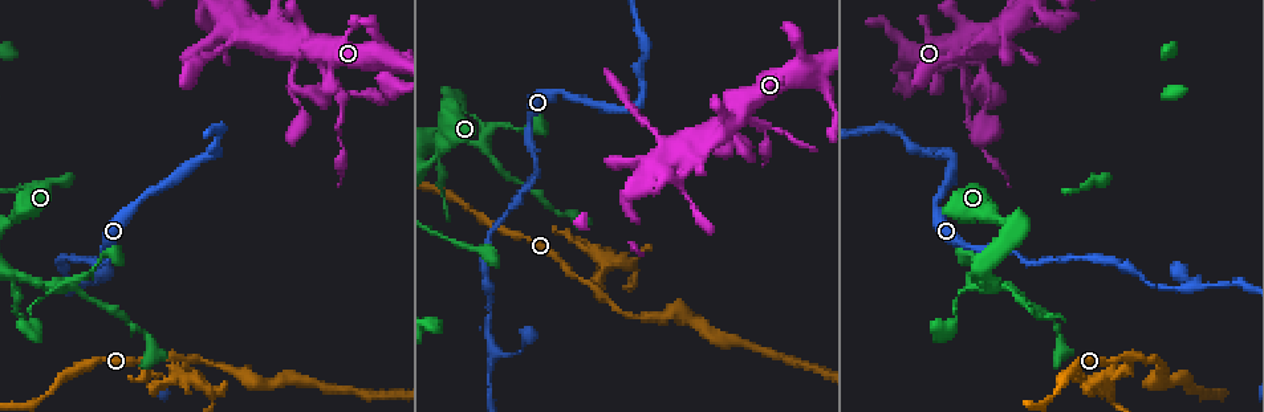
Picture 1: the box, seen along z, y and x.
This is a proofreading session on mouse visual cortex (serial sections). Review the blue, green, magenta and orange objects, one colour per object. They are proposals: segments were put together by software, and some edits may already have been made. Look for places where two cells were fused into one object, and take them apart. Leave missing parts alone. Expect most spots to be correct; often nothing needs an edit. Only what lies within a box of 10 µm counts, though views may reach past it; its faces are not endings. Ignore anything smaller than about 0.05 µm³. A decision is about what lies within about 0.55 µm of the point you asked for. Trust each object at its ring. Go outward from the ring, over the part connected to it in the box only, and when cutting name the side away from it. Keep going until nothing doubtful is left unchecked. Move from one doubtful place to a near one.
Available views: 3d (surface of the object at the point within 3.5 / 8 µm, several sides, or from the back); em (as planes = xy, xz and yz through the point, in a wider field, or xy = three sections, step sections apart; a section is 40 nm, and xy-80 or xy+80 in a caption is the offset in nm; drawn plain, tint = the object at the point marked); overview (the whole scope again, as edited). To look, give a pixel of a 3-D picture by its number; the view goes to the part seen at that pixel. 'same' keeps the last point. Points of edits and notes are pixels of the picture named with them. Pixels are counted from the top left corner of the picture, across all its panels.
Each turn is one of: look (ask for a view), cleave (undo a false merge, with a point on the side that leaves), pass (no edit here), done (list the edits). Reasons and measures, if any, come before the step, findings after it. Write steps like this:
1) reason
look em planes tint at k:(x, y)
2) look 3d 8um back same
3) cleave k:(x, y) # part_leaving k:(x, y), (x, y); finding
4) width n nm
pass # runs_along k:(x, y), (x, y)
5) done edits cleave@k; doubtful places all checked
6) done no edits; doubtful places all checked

four arms meet
look 3d 3.5um at 1:(991, 284)

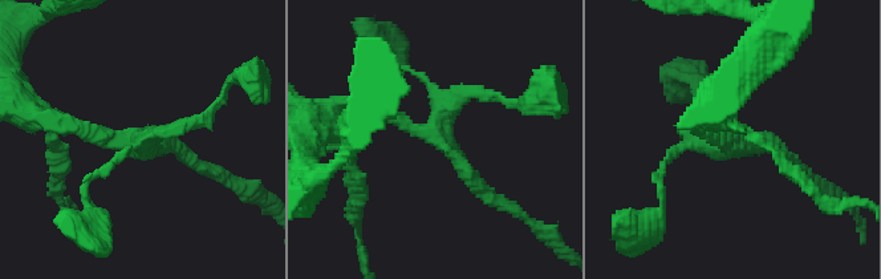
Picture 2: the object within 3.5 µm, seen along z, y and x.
arms 4; arm_widths 100, 150, 200, 200 nm
look em xy step 3 tint at 2:(139, 143)

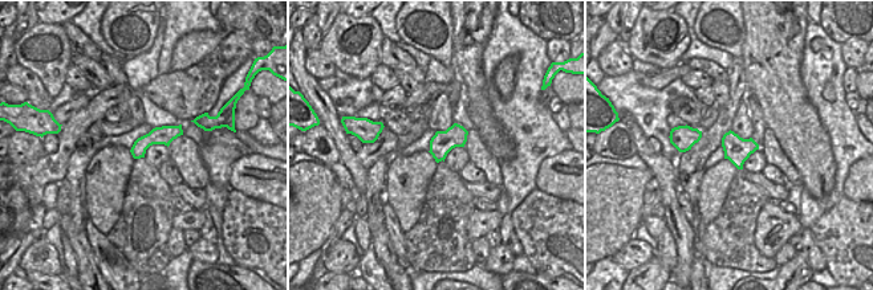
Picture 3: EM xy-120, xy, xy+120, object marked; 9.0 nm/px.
pass # one cell here

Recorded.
three-way junction
look 3d 8um at 1:(594, 288)

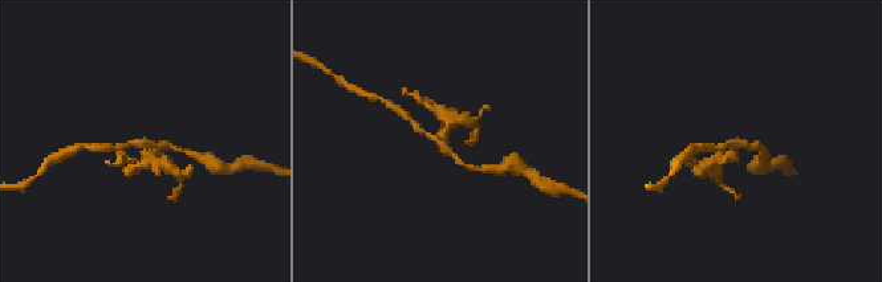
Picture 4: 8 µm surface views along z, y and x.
arms 3; arm_widths 200, 200, 200 nm
look em xy step 1 tint same

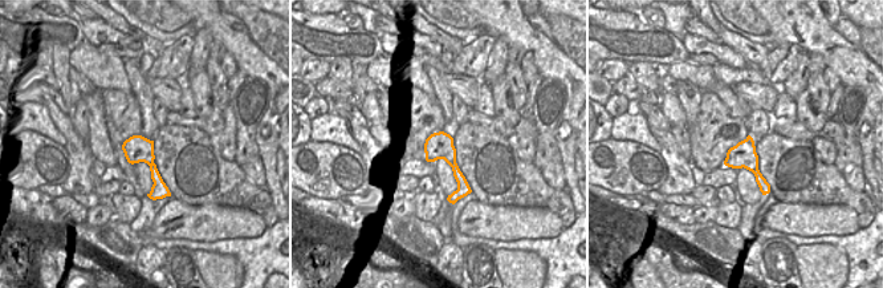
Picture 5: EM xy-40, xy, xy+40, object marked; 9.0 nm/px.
pass # runs_along 4:(409, 118), (468, 167); continuous, no second cell

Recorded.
sharp bend
look em xy step 2 tint at 1:(948, 155)

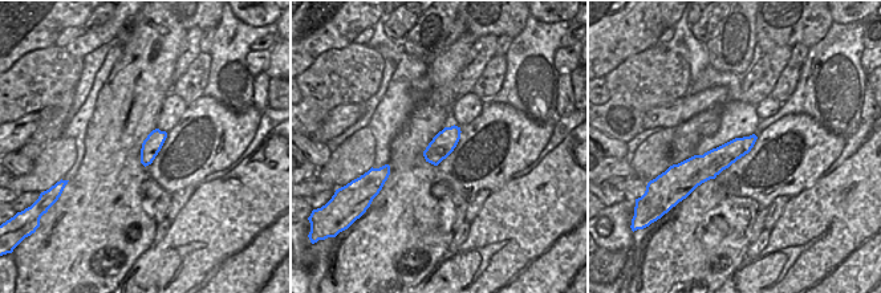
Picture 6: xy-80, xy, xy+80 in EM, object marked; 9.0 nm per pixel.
wider look
look 3d 3.5um same

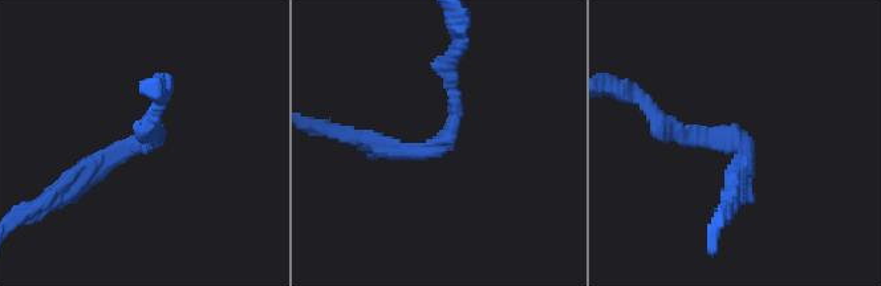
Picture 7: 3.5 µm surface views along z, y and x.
arm_widths 200, 250 nm
pass # one cell here

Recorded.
done no edits; doubtful places all checked

